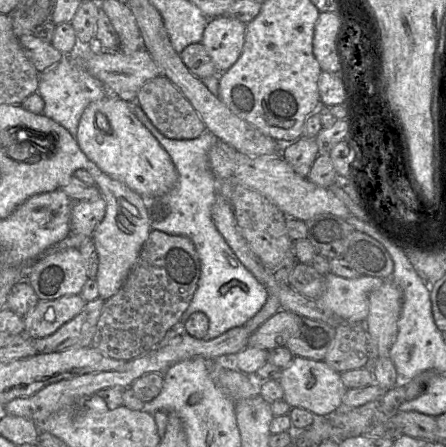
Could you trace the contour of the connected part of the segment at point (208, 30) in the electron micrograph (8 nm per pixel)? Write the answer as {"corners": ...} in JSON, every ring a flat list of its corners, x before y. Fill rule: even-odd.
{"corners":[[228,15,209,19,200,41,219,73,228,70,240,57,246,24]]}

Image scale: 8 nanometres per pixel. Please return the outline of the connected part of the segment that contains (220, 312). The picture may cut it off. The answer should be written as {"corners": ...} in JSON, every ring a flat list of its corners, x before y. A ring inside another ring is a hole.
{"corners":[[135,105,134,110,139,120,167,151,178,172,175,186,159,198,153,199,152,207,162,204,162,207,169,209,169,214,162,220,151,219,151,228,188,237,200,259,201,276,198,288,181,317,179,327,182,329,192,313,204,312,209,318,209,329,203,339,212,340,232,328,244,326,260,311,268,297,265,286,240,261,212,219,212,207,218,193,218,179,211,170,208,153,219,139,208,130,193,139,168,138,151,123,143,110]]}

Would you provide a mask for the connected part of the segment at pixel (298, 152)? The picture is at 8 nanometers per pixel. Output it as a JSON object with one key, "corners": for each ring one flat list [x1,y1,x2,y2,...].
{"corners":[[300,137,282,145,281,155,298,175,308,177,319,148,315,138]]}

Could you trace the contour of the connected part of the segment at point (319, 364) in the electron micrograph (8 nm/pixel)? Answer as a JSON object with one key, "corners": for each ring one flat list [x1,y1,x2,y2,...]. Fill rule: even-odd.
{"corners":[[294,357,282,370,279,382,283,388,283,399,291,406,308,410,313,415,329,415,342,407,342,400,347,391,340,373,323,361,304,357]]}

